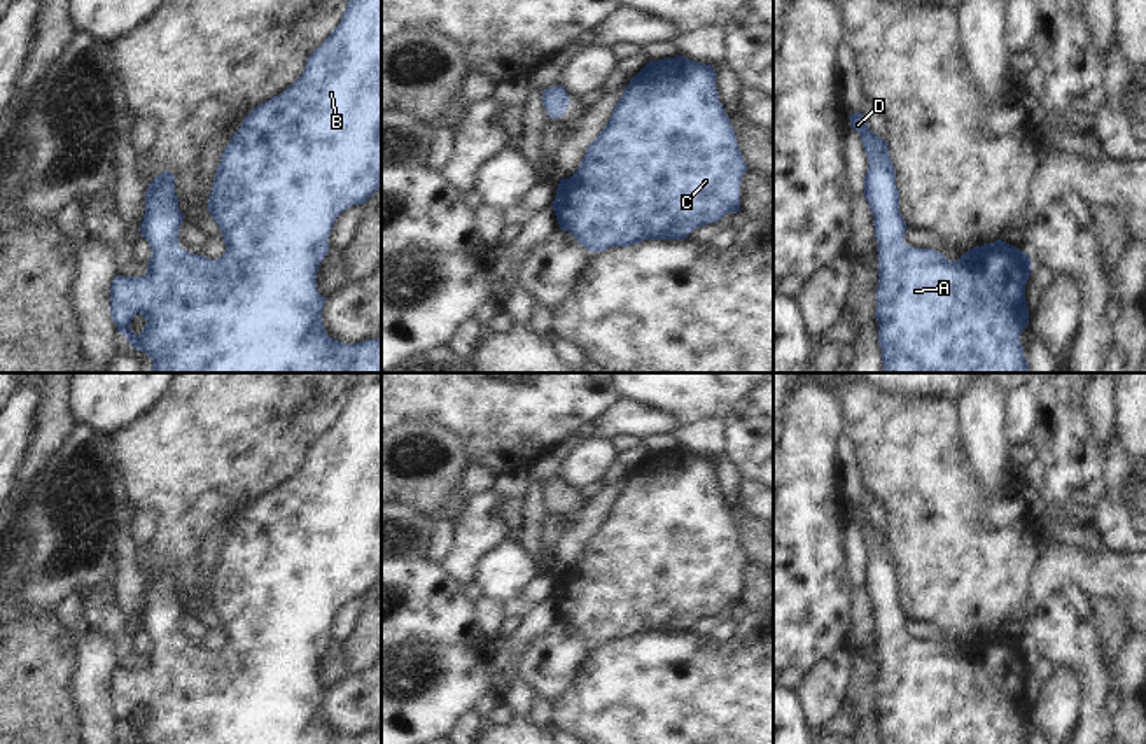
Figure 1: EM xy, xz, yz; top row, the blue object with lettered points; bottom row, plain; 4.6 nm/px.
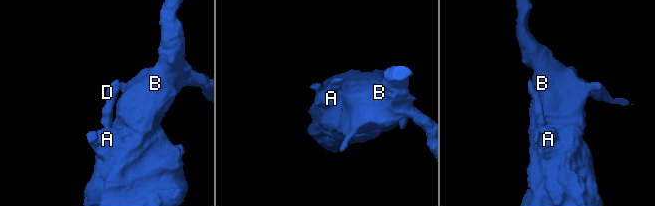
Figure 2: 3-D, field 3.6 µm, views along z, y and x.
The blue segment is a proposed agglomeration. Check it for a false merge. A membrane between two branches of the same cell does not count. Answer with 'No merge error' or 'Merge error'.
No merge error

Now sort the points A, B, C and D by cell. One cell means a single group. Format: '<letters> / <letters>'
A B C D

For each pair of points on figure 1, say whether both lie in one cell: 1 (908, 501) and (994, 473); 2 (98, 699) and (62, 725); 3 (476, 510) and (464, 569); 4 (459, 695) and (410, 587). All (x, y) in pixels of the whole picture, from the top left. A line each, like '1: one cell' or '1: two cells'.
1: two cells
2: two cells
3: one cell
4: one cell

